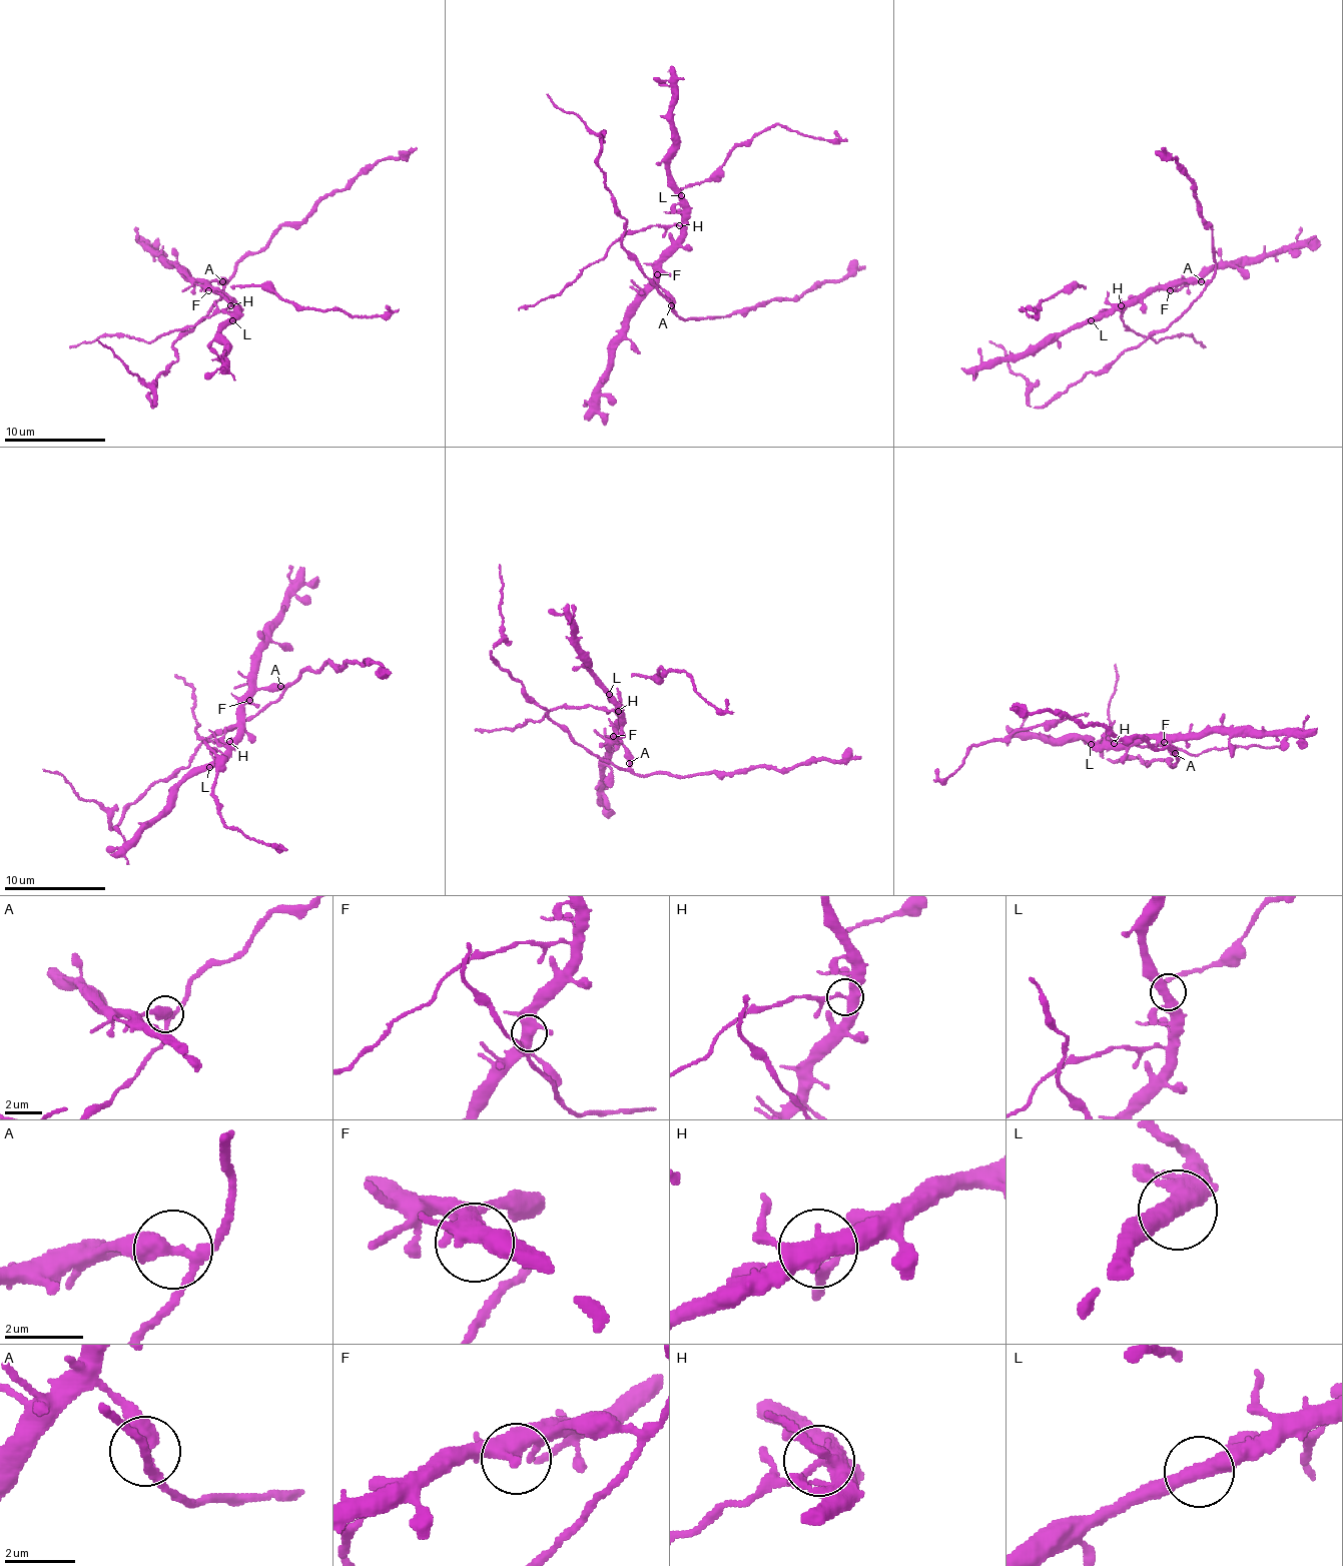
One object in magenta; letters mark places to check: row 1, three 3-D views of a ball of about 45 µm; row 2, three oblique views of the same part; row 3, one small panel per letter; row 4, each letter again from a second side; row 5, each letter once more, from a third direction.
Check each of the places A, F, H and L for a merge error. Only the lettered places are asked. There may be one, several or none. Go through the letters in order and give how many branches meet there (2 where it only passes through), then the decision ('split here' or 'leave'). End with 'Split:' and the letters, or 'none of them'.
A: 3 | split here
F: 4 | leave
H: 4 | split here
L: 3 | leave
Split: A, H

